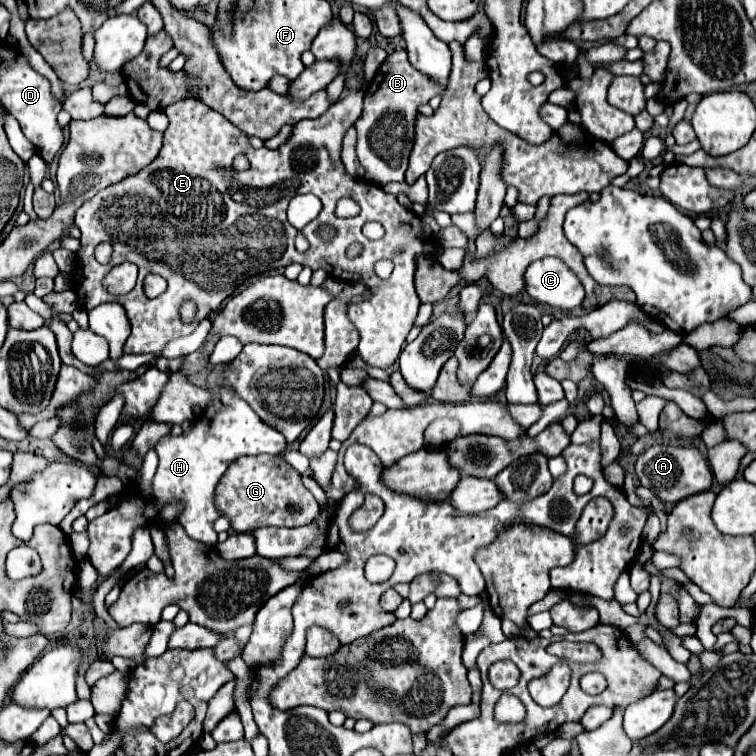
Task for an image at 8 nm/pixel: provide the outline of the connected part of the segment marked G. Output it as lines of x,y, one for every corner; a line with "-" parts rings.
243,456
233,462
217,486
217,508
229,516
235,532
253,532
261,526
297,528
311,524
319,514
319,504
301,482
301,474
283,456

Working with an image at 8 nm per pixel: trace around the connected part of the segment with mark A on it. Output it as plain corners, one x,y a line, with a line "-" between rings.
673,444
651,446
649,450
645,450
637,458
635,476
637,476
641,486
655,492
659,496
659,500
663,500
663,502
679,502
687,496
705,492
705,490
709,490
709,486
713,482
713,476
711,476
711,470
707,466
705,456
693,444
685,444
685,446
673,446

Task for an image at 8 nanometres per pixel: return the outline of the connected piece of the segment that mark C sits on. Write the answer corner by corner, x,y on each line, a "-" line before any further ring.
553,256
529,264
525,270
525,290
533,300
561,310
579,308
585,300
583,284
575,272

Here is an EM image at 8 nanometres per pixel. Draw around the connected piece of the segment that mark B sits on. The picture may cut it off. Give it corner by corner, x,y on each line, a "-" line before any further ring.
397,50
381,64
365,92
365,108
361,118
355,122
357,144
355,152
359,164
365,174
363,180
383,186
387,182
403,182
407,170
407,158
413,146
415,136
415,116
421,104
427,104
429,98
437,96
441,90
427,80
421,72
417,72
409,60
405,50

